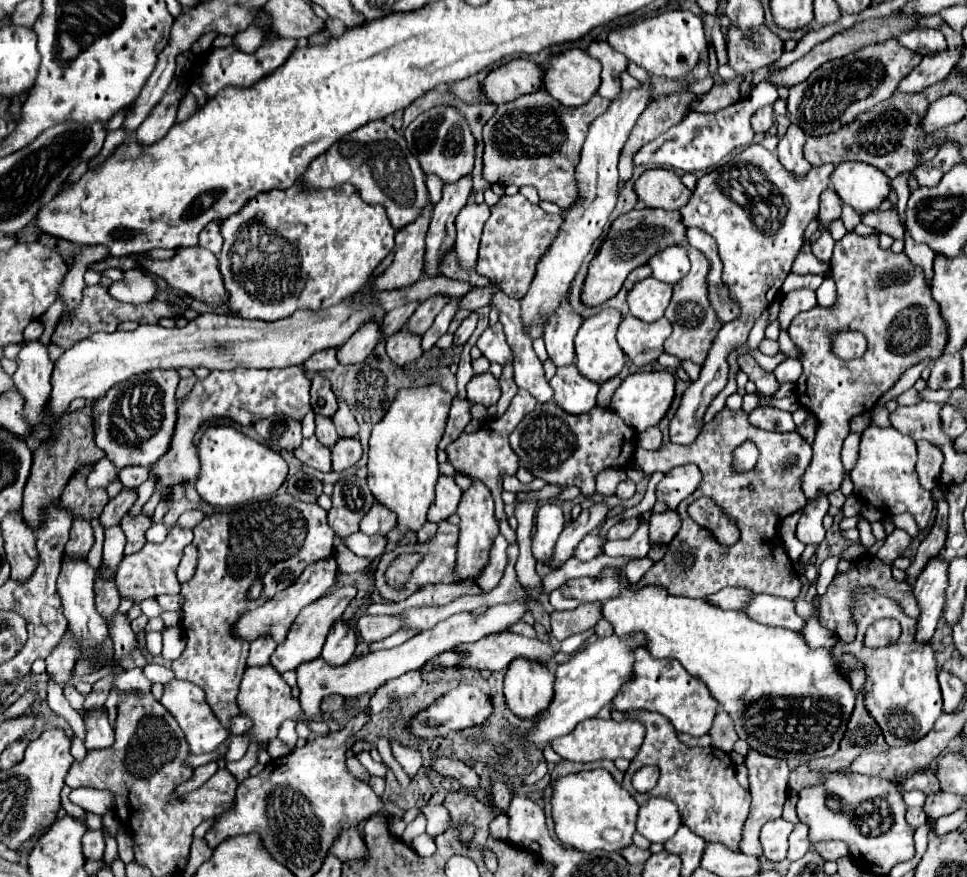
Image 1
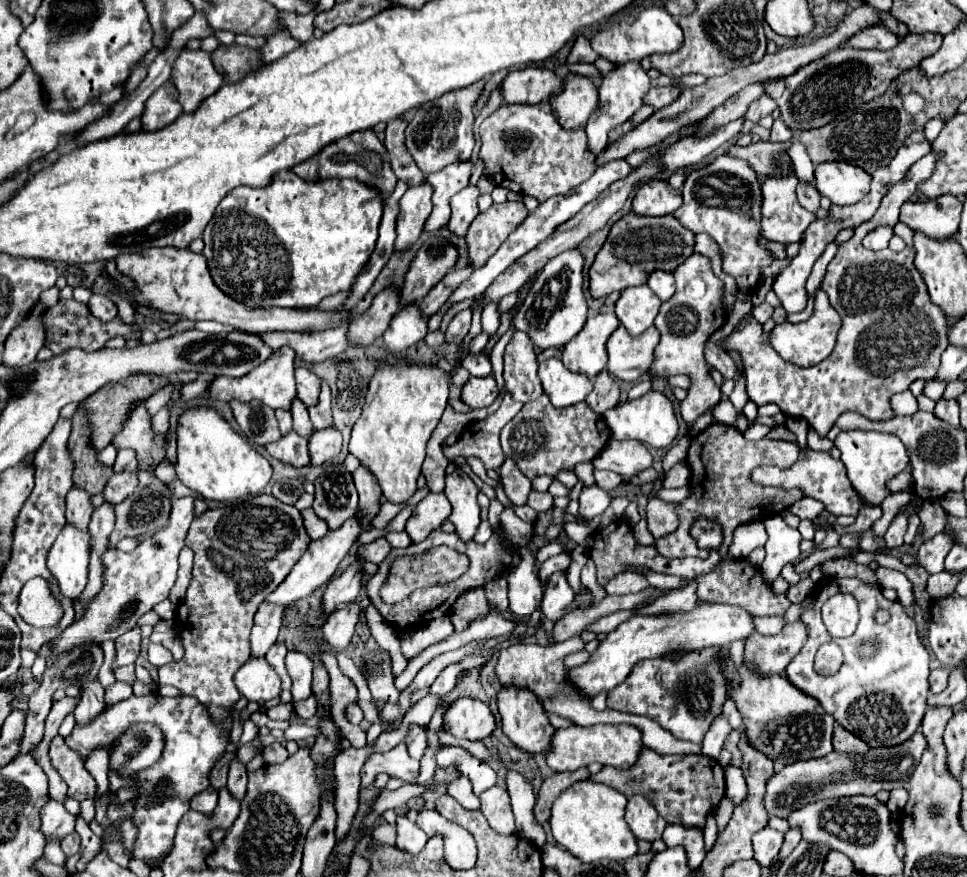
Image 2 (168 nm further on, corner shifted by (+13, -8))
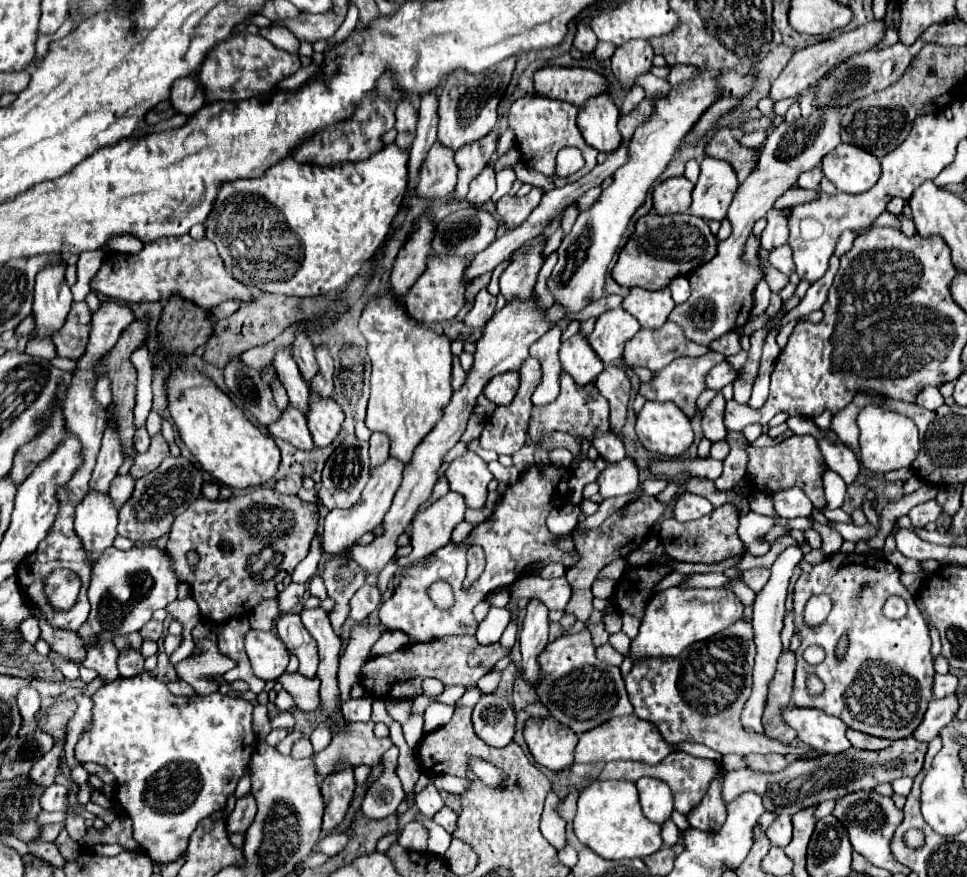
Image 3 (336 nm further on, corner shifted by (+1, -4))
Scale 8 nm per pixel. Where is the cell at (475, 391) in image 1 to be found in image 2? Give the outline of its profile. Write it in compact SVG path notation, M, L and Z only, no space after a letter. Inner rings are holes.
M470 378L462 388L462 402L470 408L488 408L498 398L494 378Z

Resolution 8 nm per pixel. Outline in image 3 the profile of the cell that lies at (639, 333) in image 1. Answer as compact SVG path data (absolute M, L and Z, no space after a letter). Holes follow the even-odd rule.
M666 322L660 330L640 330L632 340L626 342L624 360L630 366L644 366L652 372L666 368L678 356L700 356L708 348L686 342L682 328L674 322Z

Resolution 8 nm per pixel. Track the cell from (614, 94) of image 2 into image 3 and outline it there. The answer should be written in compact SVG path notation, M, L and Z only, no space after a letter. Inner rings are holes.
M628 40L618 46L612 54L612 72L622 80L624 86L634 86L638 74L644 74L652 66L654 50L648 40Z

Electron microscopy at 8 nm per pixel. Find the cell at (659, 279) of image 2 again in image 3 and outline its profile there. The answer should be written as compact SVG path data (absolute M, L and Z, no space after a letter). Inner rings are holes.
M684 276L672 280L672 284L670 284L668 288L672 290L672 300L674 300L676 304L686 302L688 296L690 296L690 284L688 284L688 278L684 278Z

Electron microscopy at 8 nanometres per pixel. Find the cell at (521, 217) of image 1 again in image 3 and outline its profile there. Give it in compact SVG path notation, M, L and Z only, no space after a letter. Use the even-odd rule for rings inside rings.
M532 188L522 198L504 196L498 200L498 214L502 216L502 220L508 228L516 228L530 216L532 208L536 208L536 204L540 204L540 196L542 196L540 188Z

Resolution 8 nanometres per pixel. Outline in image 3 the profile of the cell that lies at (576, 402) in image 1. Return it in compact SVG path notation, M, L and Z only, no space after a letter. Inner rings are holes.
M574 334L572 338L562 342L560 364L562 370L576 380L576 384L590 384L604 370L602 360L590 348L588 338L584 334Z

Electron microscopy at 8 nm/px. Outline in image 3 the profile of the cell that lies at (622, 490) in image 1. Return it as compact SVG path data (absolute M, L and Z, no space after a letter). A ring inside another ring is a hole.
M596 432L592 438L592 446L600 452L600 456L610 464L610 462L620 462L626 456L624 444L618 438L616 432Z

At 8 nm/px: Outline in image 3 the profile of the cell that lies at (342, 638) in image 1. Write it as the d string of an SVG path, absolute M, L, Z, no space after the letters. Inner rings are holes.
M364 584L350 600L350 618L354 620L366 620L370 612L374 612L380 604L380 590L378 586Z

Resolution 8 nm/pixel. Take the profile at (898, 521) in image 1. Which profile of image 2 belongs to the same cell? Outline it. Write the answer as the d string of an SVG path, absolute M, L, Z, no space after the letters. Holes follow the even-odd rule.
M913 515L909 518L909 527L904 535L904 543L911 544L915 536L919 533L920 529L920 519L918 515Z

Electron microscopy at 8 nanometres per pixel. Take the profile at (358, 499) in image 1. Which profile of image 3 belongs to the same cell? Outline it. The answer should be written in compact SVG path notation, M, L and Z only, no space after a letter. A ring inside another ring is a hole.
M346 434L346 438L336 446L336 450L326 460L326 466L322 470L322 488L318 490L320 502L332 510L332 508L350 508L360 500L360 492L364 490L364 484L368 482L368 442L358 440L356 434Z

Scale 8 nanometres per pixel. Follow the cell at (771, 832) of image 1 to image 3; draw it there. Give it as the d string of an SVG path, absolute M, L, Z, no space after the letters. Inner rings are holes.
M776 816L776 820L770 824L768 832L766 832L768 840L774 844L774 846L780 846L780 848L786 848L790 838L792 838L792 820L790 816Z

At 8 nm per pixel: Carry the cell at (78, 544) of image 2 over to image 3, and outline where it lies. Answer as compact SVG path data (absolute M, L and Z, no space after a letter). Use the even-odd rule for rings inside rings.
M88 490L84 500L76 506L74 528L92 562L98 560L104 548L112 546L116 538L116 524L118 524L118 510L110 494Z

